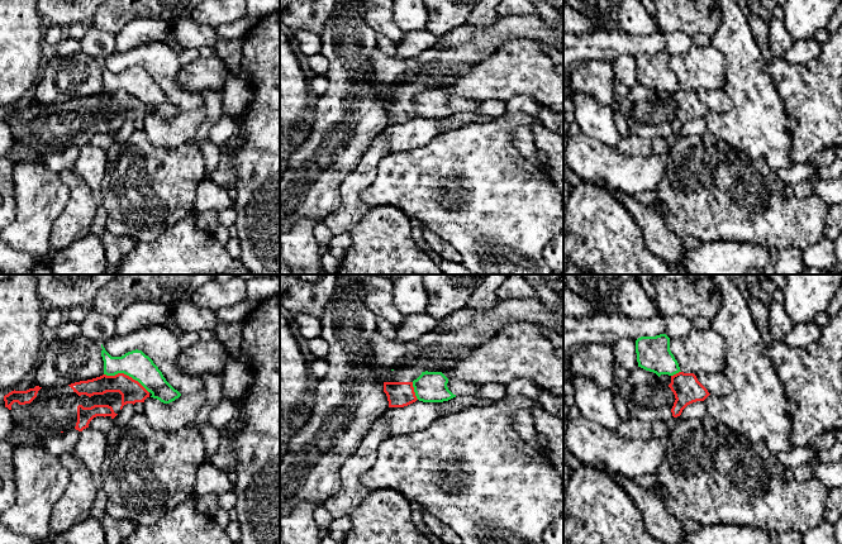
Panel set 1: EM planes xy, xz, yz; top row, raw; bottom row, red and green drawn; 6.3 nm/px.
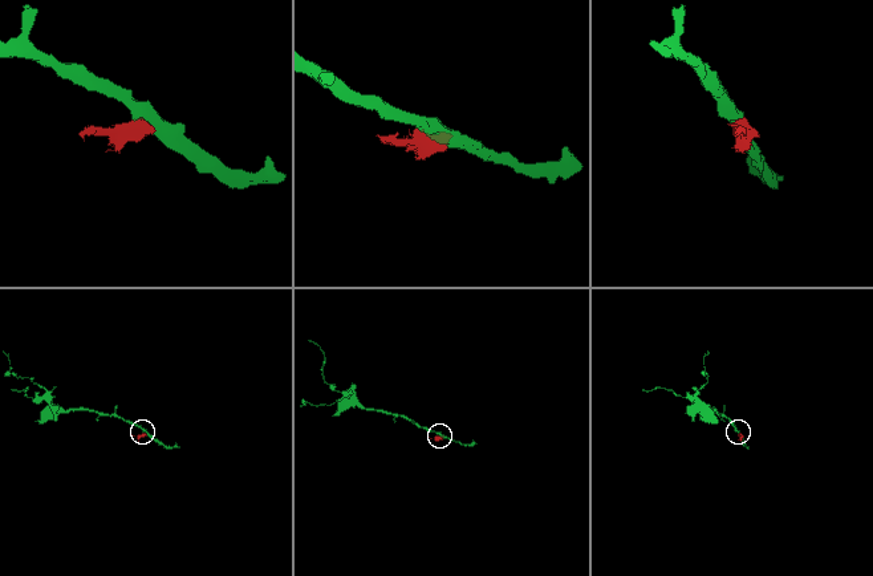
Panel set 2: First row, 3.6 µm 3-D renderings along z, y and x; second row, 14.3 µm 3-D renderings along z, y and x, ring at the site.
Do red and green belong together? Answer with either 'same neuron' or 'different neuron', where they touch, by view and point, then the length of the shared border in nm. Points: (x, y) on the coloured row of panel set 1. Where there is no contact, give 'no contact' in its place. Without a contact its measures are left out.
different neuron; contact xy (125, 375); length 320 nm

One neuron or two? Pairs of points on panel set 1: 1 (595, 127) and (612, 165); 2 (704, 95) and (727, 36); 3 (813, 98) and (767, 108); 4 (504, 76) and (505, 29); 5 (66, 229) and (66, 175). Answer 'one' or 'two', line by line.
1: two
2: two
3: two
4: two
5: one

